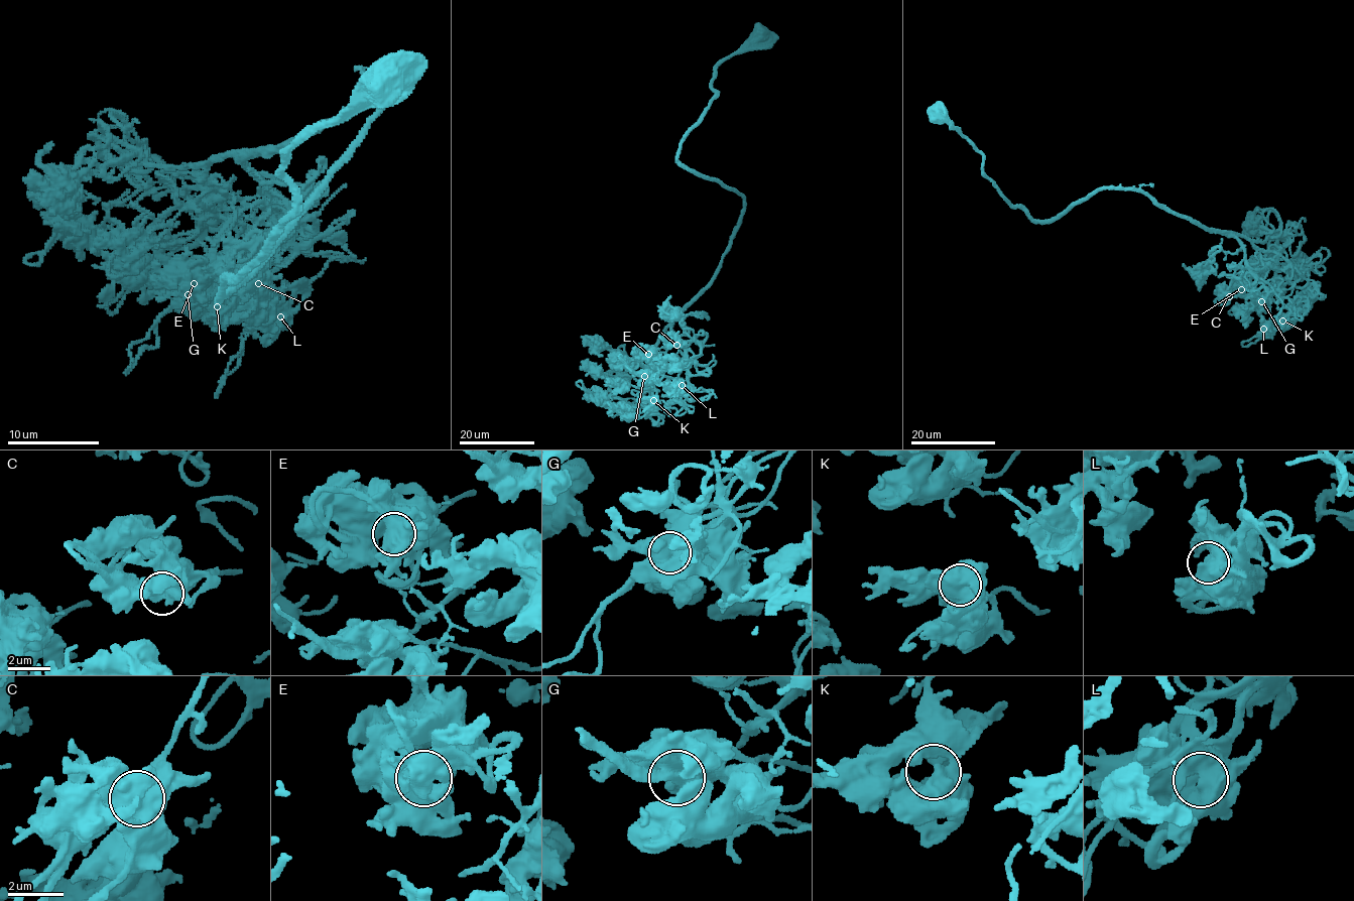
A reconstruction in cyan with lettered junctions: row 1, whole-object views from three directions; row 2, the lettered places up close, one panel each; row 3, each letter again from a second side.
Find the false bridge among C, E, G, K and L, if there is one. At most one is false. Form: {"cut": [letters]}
{"cut": []}

